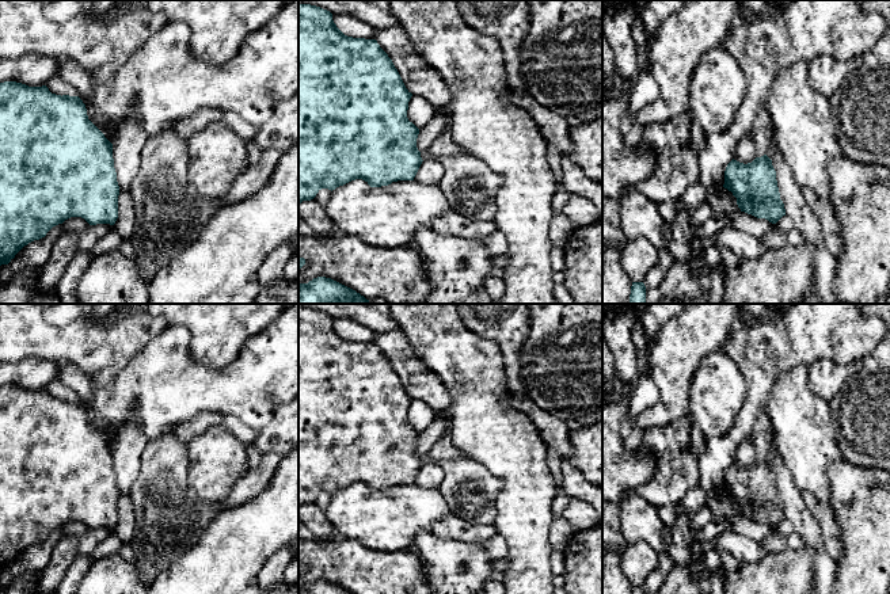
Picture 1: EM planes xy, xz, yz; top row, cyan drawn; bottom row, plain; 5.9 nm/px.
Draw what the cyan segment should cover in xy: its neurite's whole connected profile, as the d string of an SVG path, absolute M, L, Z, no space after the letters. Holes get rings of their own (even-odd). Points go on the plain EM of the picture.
M0 387L0 570L71 521L114 529L118 499L113 448L88 423L79 400L56 399L46 389Z

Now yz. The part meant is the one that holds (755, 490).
M764 458L743 468L731 464L724 475L724 492L737 502L741 515L776 528L786 519L772 464Z

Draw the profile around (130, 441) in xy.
M129 420L121 427L113 445L113 462L119 496L129 498L130 487L140 472L140 457L147 445L148 438L138 420Z

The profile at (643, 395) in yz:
M649 372L642 373L635 385L627 392L630 416L621 426L625 449L639 450L644 430L636 426L636 416L651 408L659 399L658 389Z

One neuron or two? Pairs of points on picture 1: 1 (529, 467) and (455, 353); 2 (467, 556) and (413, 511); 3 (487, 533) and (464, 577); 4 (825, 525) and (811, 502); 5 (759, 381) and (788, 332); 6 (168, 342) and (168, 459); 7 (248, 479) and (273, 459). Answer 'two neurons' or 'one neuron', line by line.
1: one neuron
2: two neurons
3: two neurons
4: one neuron
5: one neuron
6: two neurons
7: one neuron

